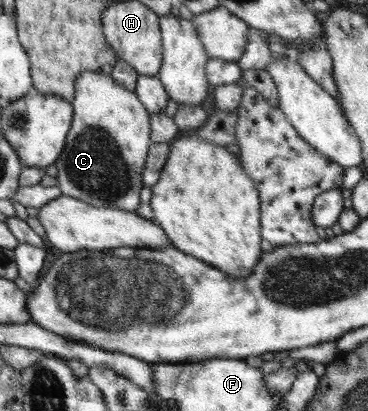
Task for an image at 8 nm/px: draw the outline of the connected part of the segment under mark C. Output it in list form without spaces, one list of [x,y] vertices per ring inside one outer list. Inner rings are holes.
[[[83,72],[76,82],[76,98],[72,101],[75,115],[68,142],[55,163],[57,187],[63,195],[77,197],[96,208],[119,208],[130,212],[138,209],[142,176],[148,162],[150,146],[150,114],[137,93],[118,84],[108,73]]]

